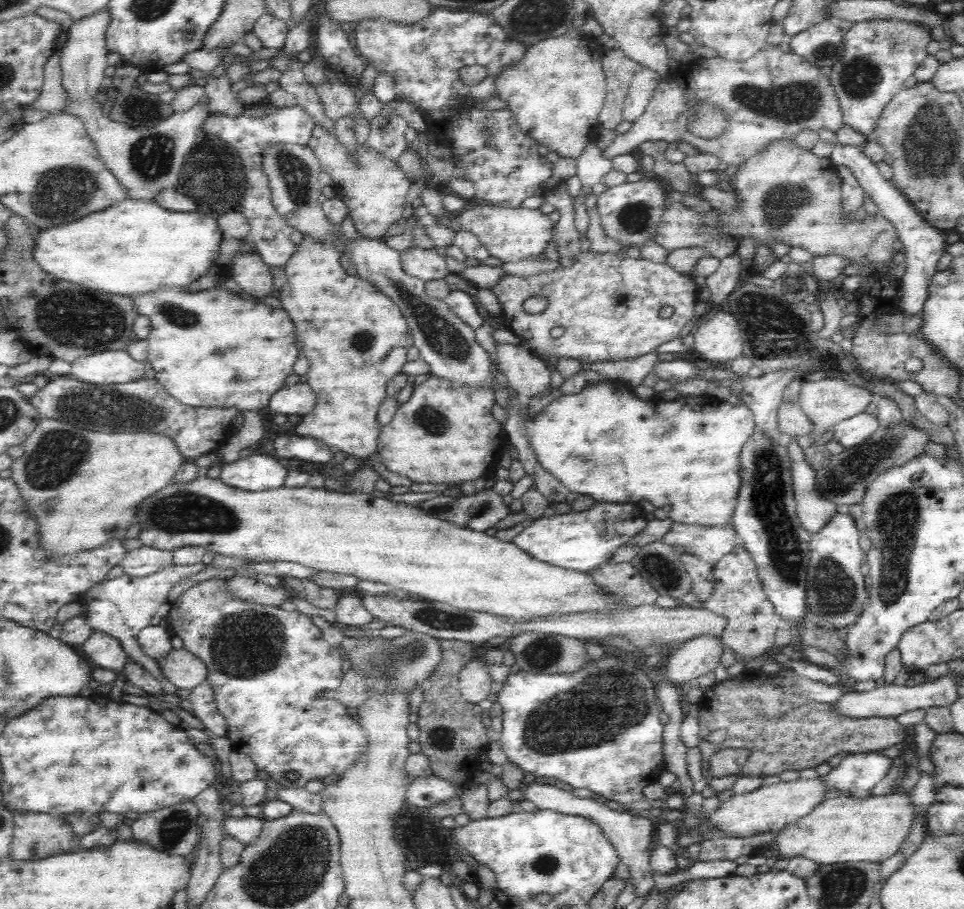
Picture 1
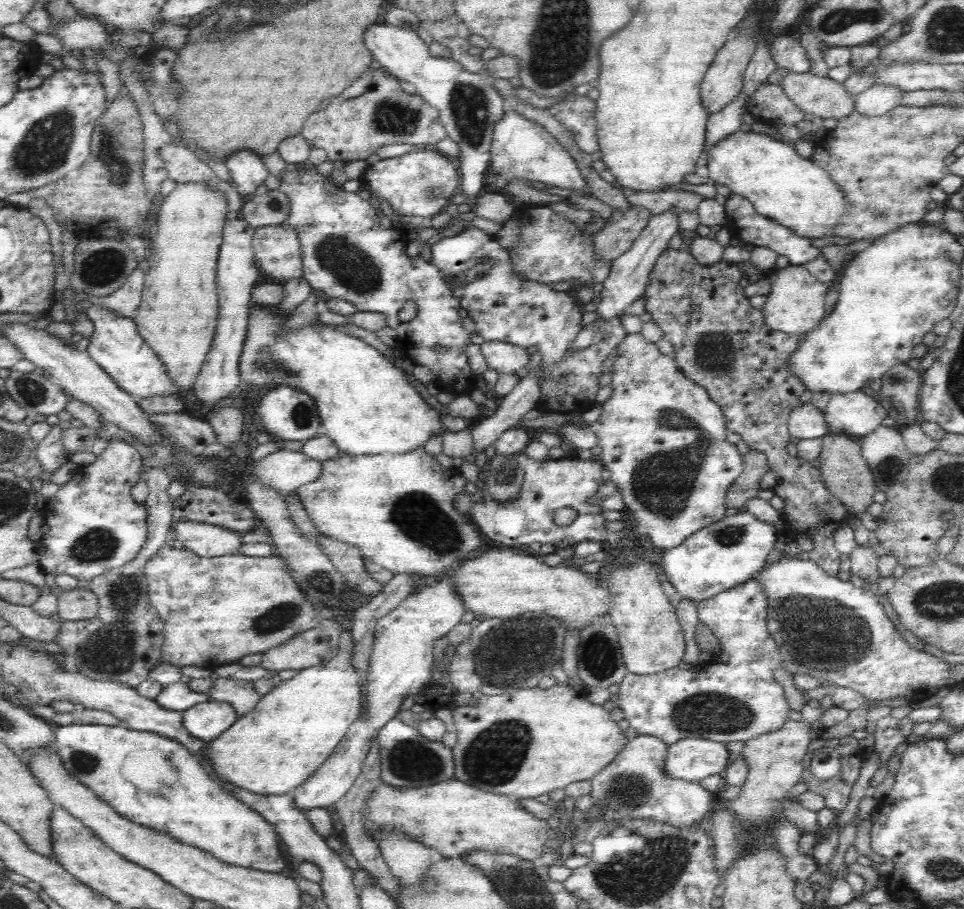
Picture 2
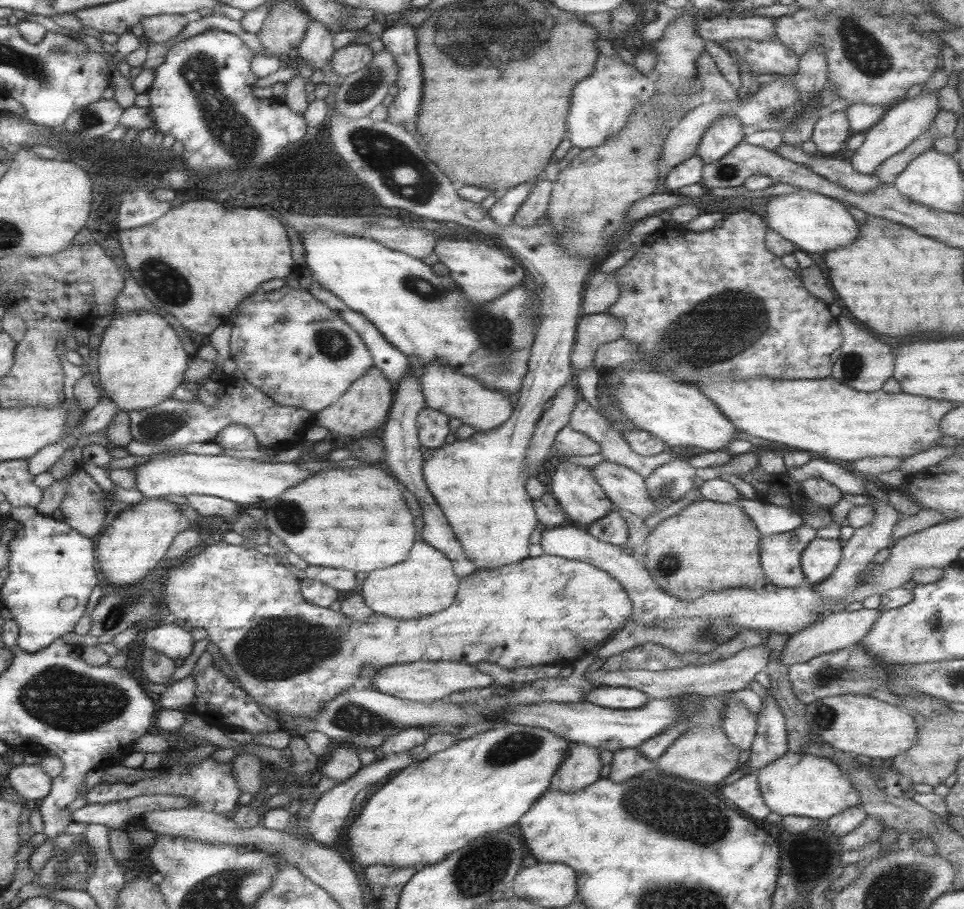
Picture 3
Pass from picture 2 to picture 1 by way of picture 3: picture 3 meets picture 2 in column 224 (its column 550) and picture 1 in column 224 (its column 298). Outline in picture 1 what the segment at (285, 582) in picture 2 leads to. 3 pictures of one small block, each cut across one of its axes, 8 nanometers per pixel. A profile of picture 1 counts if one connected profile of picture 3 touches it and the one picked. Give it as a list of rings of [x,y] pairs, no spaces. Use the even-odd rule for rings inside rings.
[[[212,578],[212,580],[201,582],[201,584],[182,593],[171,604],[167,622],[173,635],[182,639],[183,649],[200,658],[207,666],[207,681],[213,688],[217,709],[227,722],[225,736],[230,740],[233,751],[248,755],[254,761],[258,770],[262,772],[262,775],[273,778],[286,788],[302,788],[310,780],[325,781],[334,777],[334,774],[342,774],[350,764],[354,764],[358,760],[358,756],[362,755],[364,748],[366,748],[366,735],[362,733],[358,722],[346,714],[346,710],[348,710],[346,707],[342,706],[338,700],[328,698],[328,692],[334,692],[344,676],[341,666],[343,658],[338,654],[338,650],[332,648],[322,637],[322,630],[312,622],[312,616],[305,615],[297,610],[285,611],[273,606],[262,606],[261,604],[236,599],[227,592],[227,579]],[[289,774],[295,774],[298,777],[289,781]]]

